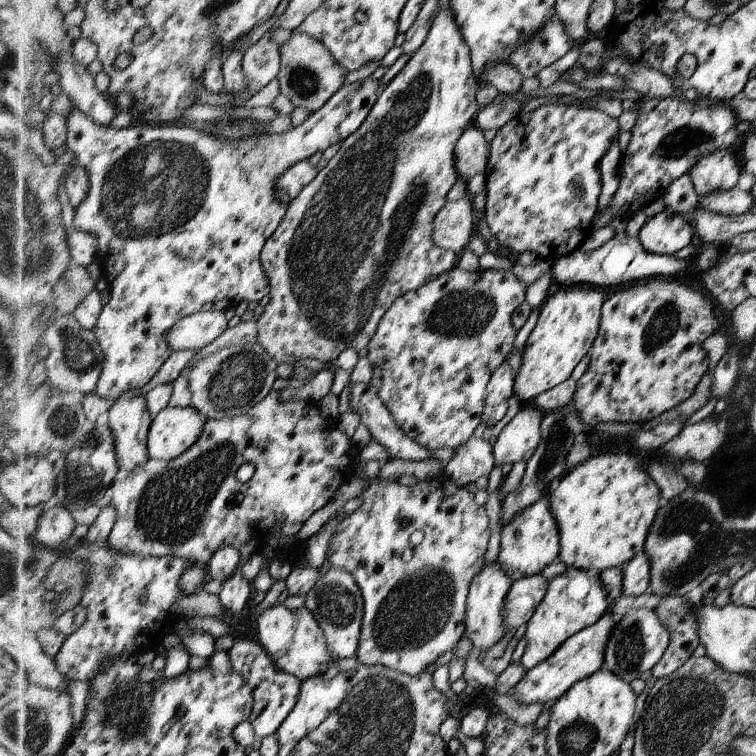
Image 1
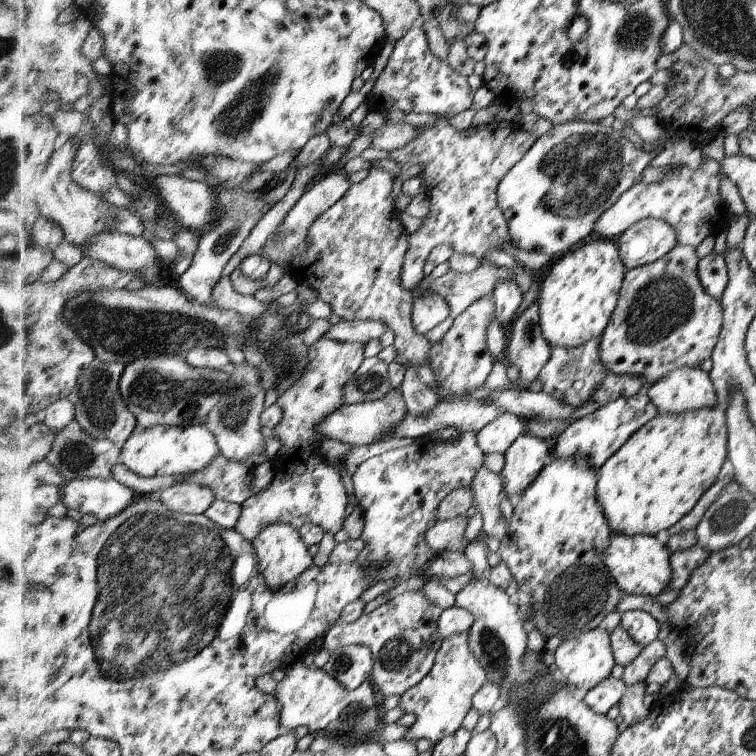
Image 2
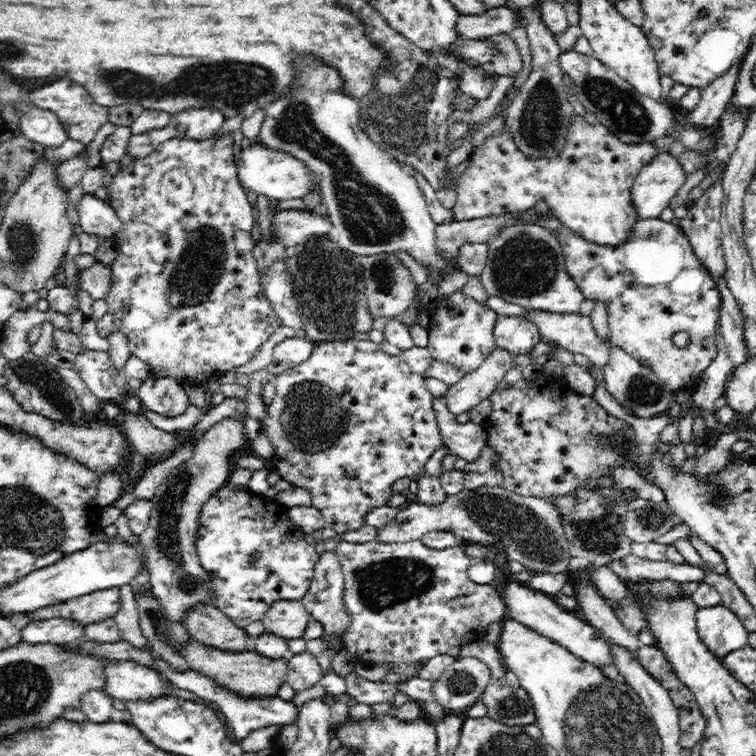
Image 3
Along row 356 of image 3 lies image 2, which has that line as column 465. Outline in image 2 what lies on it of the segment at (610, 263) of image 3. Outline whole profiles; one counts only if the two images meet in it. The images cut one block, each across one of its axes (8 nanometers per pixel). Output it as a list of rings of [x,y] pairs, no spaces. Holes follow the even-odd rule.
[[[460,632],[444,638],[431,673],[411,690],[404,692],[398,702],[398,707],[404,714],[412,713],[416,716],[415,722],[408,726],[402,740],[408,740],[416,745],[420,740],[438,742],[446,736],[455,735],[461,728],[464,716],[472,708],[474,694],[488,678],[480,658],[472,651],[469,632]]]

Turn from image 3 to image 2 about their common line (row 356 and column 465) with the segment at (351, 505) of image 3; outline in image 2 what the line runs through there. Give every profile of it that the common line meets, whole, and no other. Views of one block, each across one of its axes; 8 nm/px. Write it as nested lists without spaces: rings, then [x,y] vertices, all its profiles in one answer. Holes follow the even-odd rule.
[[[484,295],[476,299],[463,313],[460,313],[452,326],[437,343],[432,343],[428,349],[430,368],[434,379],[440,388],[438,401],[454,402],[465,400],[466,396],[482,387],[494,368],[494,357],[487,344],[487,332],[495,318],[495,304],[491,296]]]

